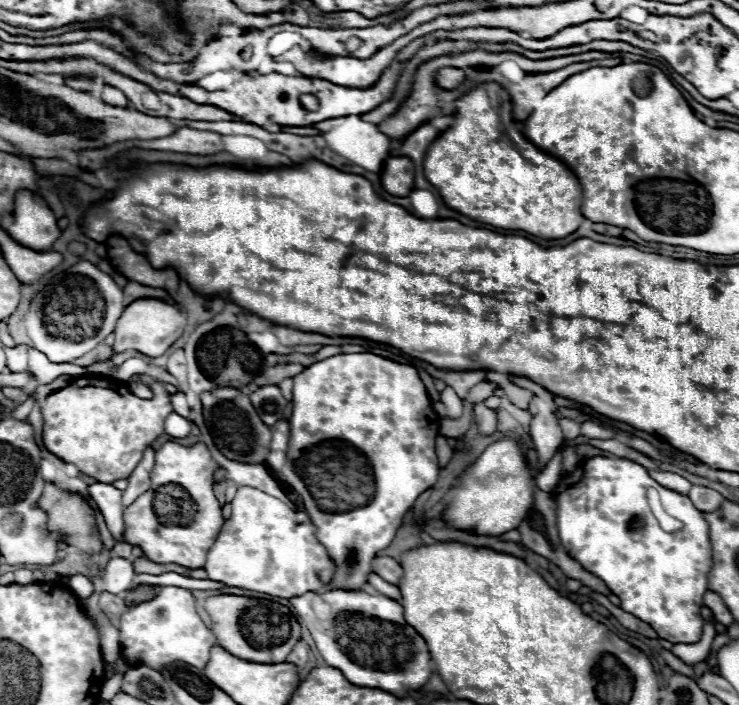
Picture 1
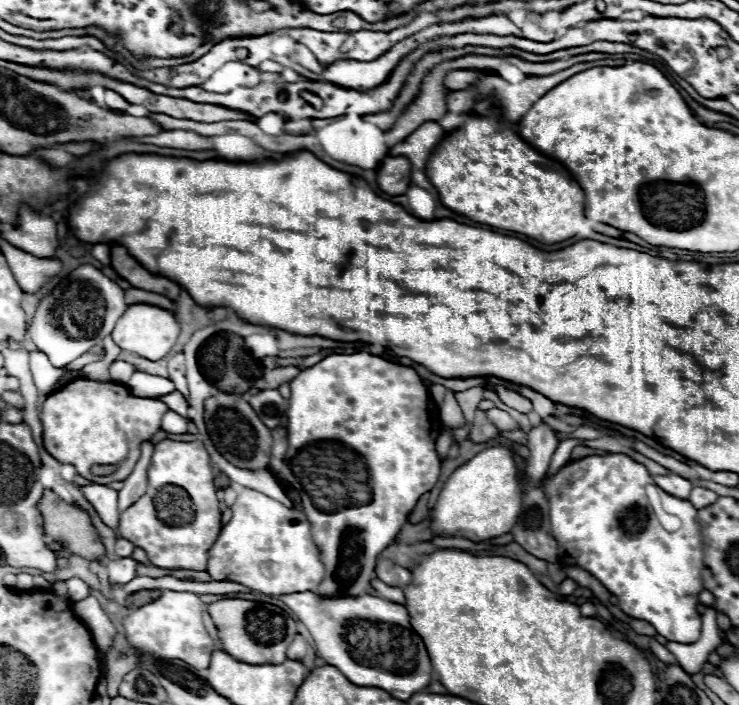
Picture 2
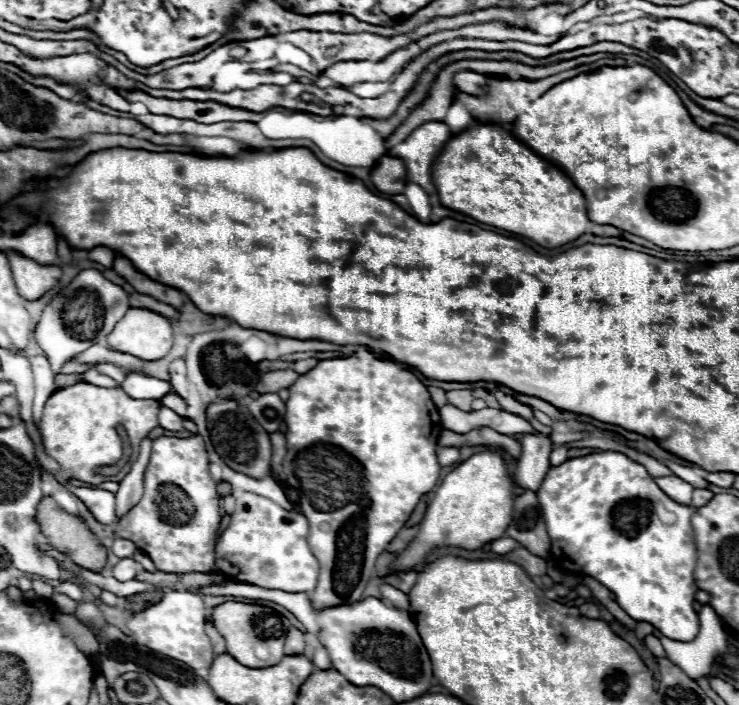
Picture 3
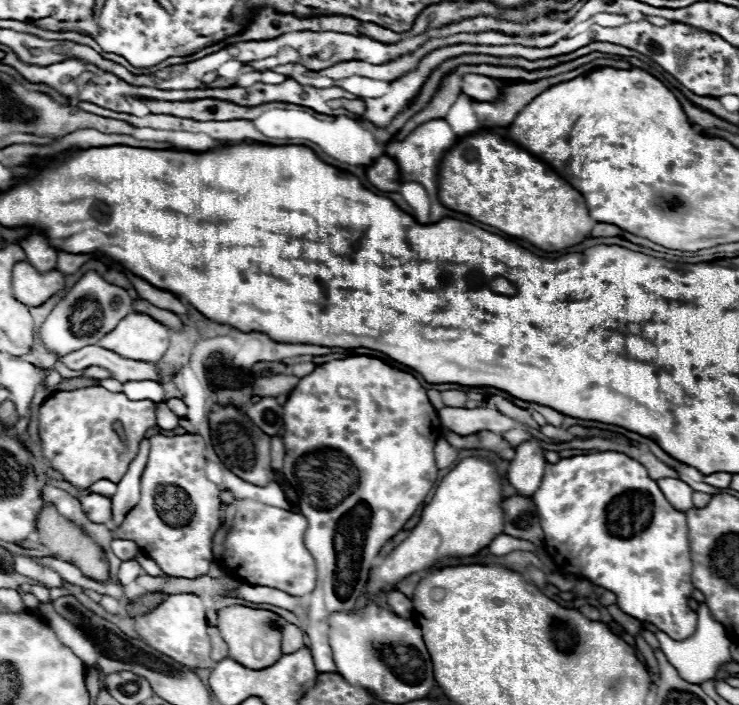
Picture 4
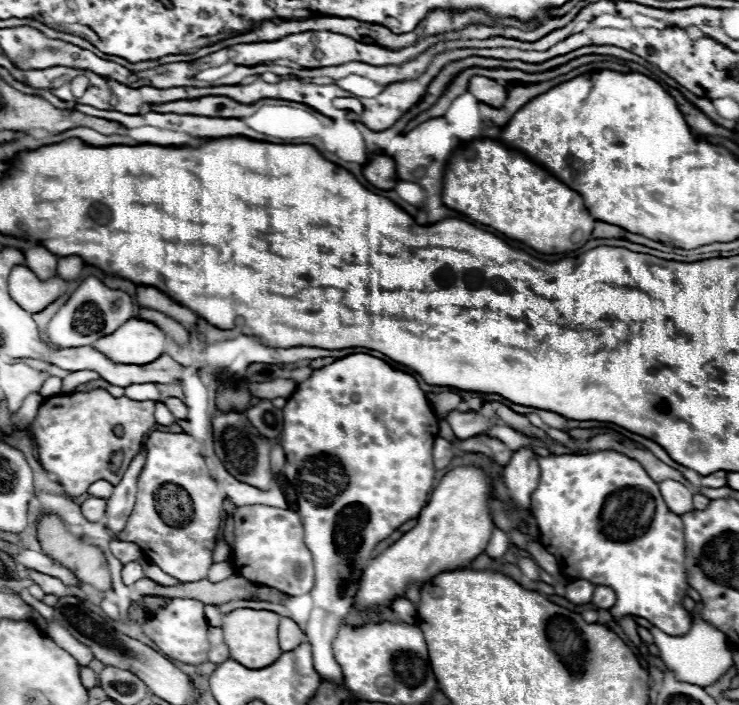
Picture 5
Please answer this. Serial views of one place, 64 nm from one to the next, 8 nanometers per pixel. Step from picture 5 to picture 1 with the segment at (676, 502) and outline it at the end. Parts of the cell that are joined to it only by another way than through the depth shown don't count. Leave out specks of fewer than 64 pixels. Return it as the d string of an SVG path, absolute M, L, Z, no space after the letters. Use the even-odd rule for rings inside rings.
M650 472L650 476L652 476L660 486L664 486L664 488L668 488L668 490L674 490L674 492L678 492L678 494L684 494L684 496L688 494L688 490L690 490L690 486L692 486L686 478L674 474L674 472Z

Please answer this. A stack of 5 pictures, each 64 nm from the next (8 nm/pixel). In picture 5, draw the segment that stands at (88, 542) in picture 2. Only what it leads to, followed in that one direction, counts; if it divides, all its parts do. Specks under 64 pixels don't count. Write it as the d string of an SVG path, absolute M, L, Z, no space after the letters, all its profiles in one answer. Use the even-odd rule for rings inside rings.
M48 514L40 520L38 524L38 542L44 550L44 554L48 554L52 560L56 560L60 566L68 568L82 584L86 586L92 586L96 588L98 592L110 592L112 590L112 582L110 582L110 572L108 572L108 564L106 564L106 558L102 554L102 550L98 546L92 546L92 544L86 544L84 540L72 536L64 522L54 516L54 514Z

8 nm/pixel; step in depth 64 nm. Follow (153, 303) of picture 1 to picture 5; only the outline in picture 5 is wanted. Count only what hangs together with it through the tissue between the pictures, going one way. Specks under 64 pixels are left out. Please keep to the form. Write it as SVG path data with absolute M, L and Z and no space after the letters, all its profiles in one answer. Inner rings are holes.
M130 318L110 336L104 336L92 344L108 360L116 364L148 364L154 362L166 346L166 334L150 322Z

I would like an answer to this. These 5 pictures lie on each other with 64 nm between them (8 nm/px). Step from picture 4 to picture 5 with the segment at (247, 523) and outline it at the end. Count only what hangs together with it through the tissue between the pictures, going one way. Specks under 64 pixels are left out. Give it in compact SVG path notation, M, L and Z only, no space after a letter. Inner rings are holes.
M242 506L234 512L234 572L290 596L310 592L314 564L304 544L304 526L296 512L270 506Z

